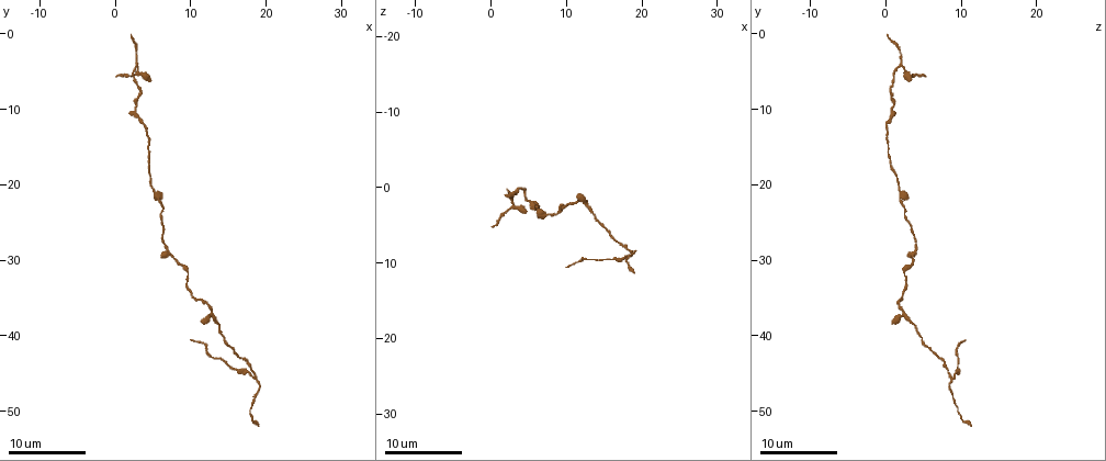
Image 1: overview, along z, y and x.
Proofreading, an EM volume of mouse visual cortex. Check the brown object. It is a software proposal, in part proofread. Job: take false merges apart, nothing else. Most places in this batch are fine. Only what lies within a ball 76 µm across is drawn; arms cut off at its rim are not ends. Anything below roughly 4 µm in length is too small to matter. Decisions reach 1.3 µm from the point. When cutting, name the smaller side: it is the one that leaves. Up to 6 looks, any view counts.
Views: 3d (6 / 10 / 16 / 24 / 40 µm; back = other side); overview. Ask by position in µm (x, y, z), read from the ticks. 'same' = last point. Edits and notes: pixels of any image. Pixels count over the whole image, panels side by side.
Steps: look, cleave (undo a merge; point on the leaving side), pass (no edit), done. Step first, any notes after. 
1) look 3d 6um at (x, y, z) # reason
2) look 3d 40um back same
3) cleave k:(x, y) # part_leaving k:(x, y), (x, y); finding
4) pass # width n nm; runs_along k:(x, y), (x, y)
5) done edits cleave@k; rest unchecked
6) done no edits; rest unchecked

look 3d 10um at (19.0, 45.5, 9.0) # three-way junction

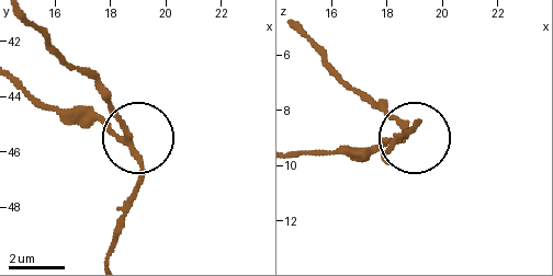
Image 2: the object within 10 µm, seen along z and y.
look 3d 10um back same

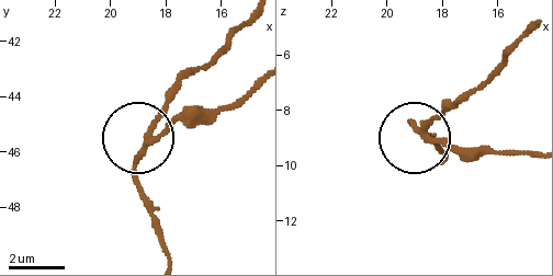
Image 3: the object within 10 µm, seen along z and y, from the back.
cleave 3:(183, 116) # part_leaving 3:(156, 139), (182, 121), (210, 118), (252, 98); two neurons meet here

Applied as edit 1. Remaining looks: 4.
look overview

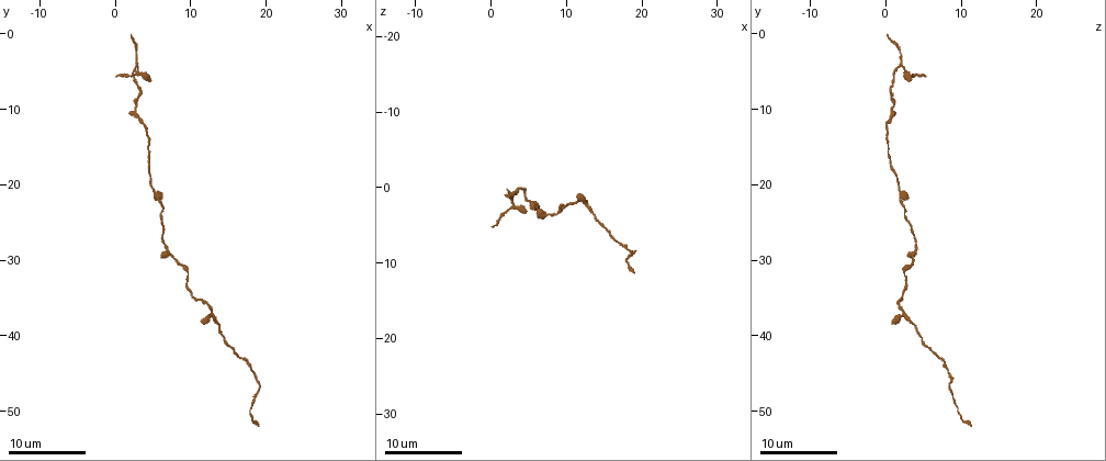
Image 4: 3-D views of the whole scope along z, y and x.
look 3d 16um at (7.5, 29.5, 3.5)

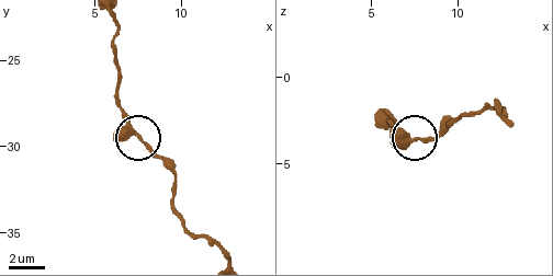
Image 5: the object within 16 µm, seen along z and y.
pass # width 280 nm; one neuron here

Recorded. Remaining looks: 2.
look 3d 10um at (5.0, 20.5, 2.0) # sudden change in width

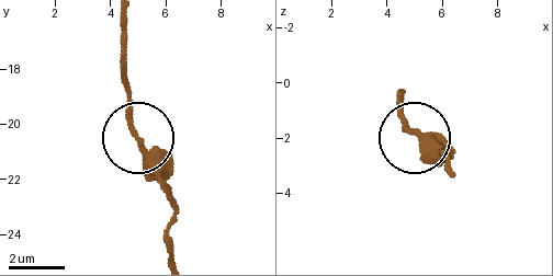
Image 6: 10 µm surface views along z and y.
pass # runs_along 6:(169, 257), (177, 208), (160, 165), (138, 137), (127, 69); continuous, no second neuron

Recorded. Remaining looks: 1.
done edits cleave@3; rest unchecked

